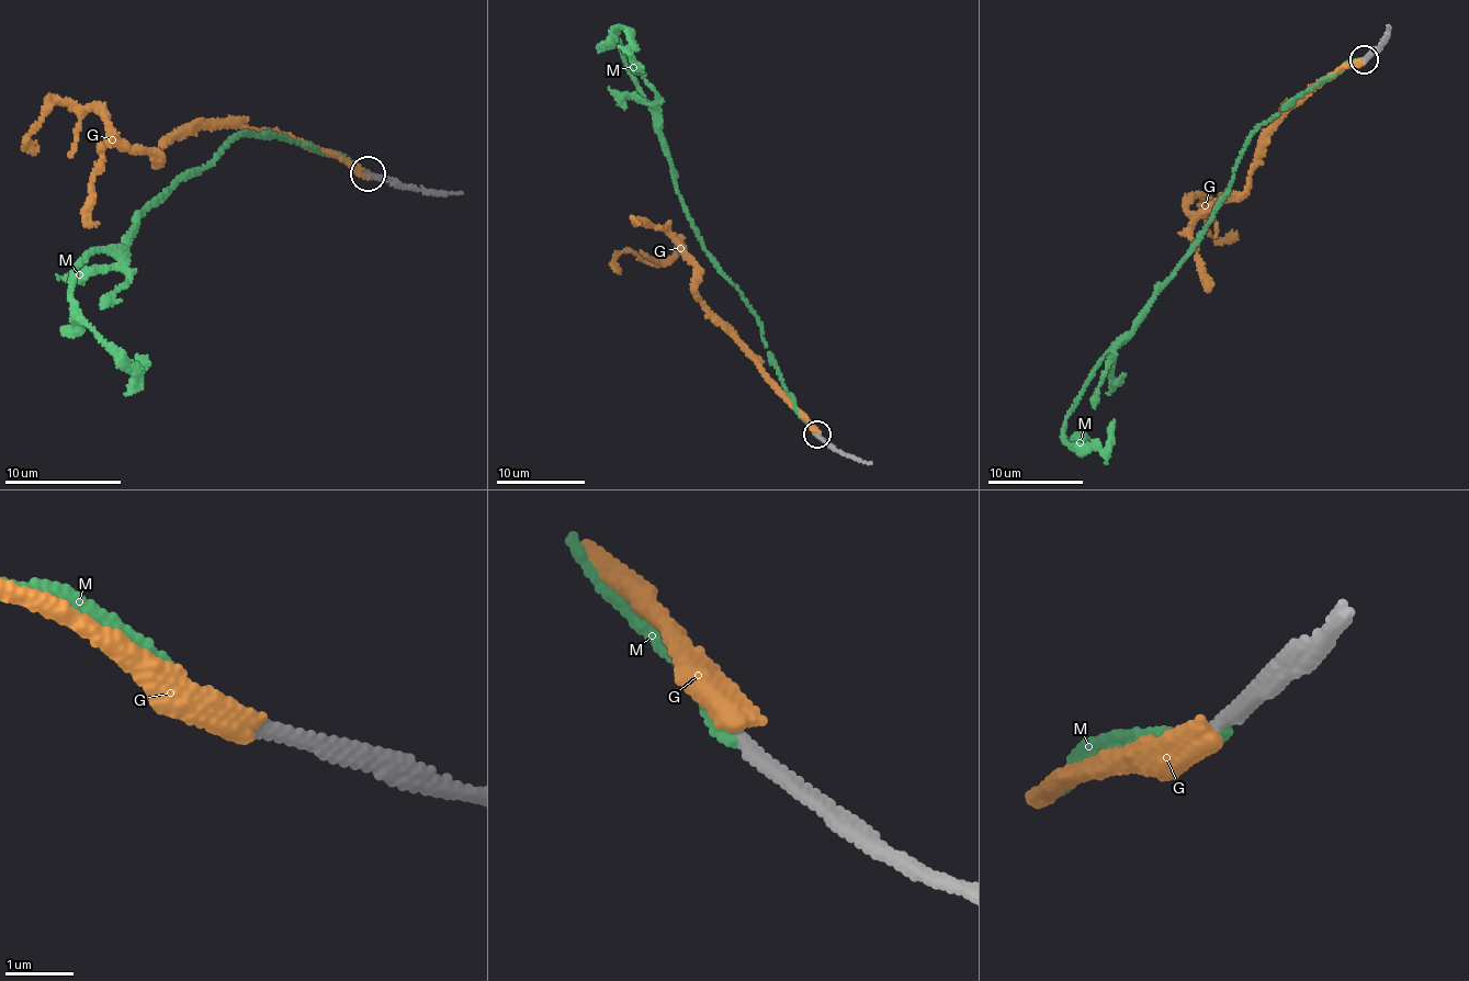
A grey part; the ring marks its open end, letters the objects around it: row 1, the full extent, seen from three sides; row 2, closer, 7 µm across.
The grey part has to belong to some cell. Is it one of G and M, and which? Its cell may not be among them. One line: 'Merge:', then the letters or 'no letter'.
Merge: M

